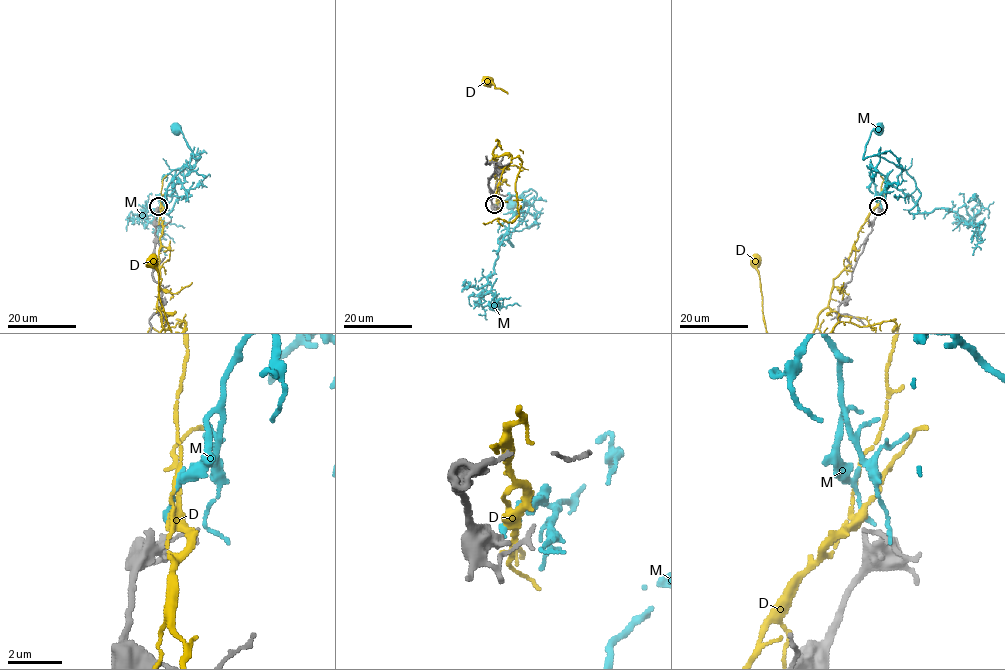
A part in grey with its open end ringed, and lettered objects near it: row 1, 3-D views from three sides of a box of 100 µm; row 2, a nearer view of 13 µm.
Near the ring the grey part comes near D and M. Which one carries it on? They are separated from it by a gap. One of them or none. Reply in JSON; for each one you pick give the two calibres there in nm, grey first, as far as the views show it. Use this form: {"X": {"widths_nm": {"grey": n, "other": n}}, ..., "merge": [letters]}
{"merge": []}

